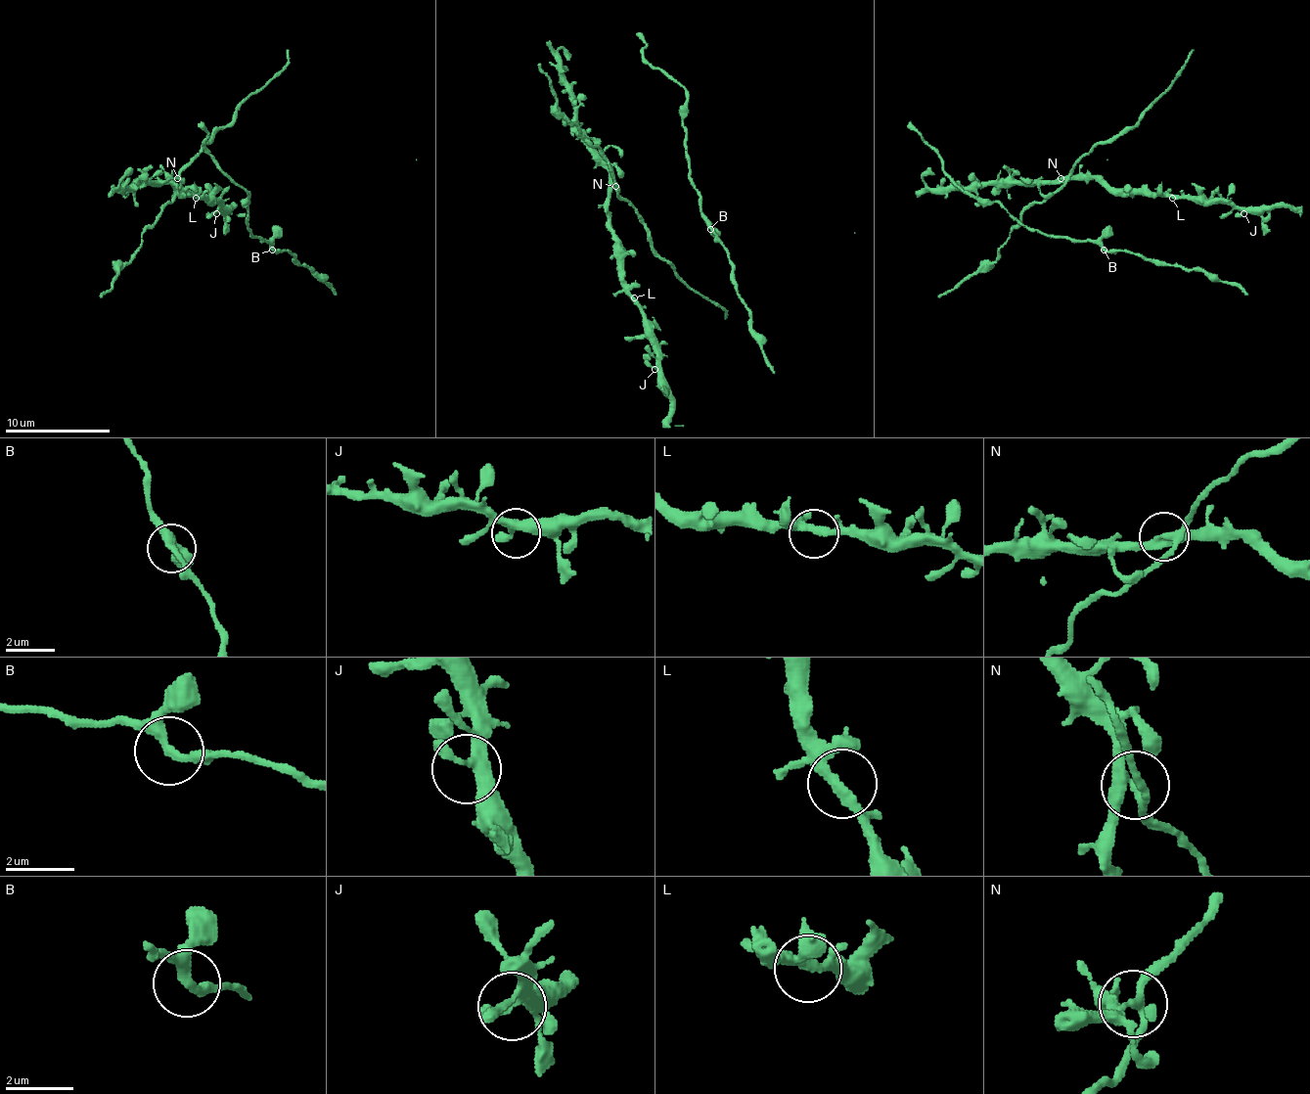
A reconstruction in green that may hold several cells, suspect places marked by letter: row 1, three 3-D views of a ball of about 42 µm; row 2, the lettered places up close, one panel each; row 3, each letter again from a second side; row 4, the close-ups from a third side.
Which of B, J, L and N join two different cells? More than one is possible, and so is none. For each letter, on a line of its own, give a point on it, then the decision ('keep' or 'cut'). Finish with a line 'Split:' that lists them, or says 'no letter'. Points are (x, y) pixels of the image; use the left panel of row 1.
B: (272, 250) | keep
J: (216, 213) | keep
L: (196, 198) | keep
N: (177, 178) | cut
Split: N

